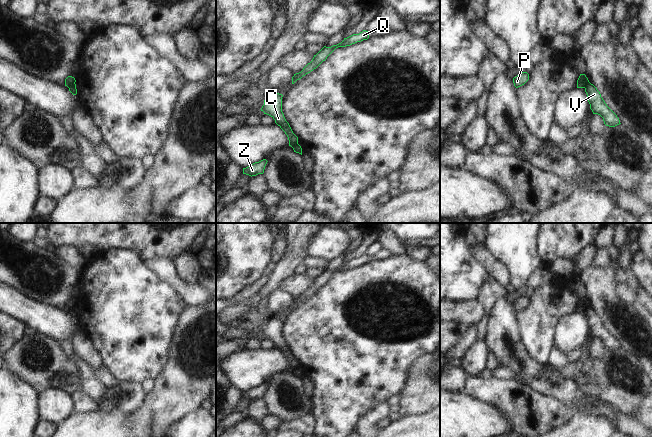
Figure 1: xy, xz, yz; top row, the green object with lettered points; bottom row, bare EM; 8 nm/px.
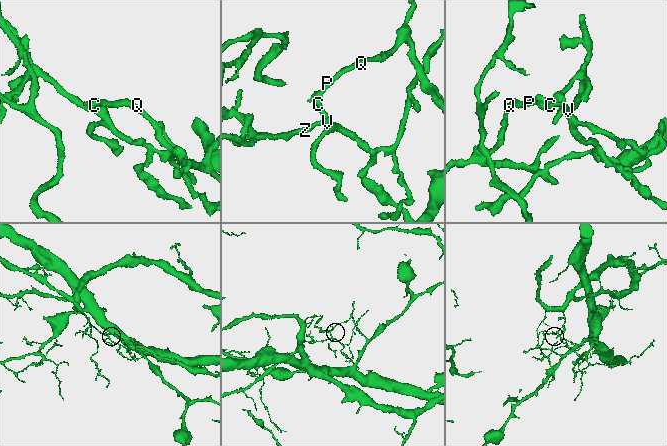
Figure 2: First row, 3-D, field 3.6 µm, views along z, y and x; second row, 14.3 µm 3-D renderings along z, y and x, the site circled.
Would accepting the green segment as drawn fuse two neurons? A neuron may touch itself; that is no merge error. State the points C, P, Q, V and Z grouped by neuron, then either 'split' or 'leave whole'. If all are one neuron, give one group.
groups C P Q / V Z; split

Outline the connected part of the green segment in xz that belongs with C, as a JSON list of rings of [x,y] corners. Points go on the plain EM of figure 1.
[[[271,317],[269,321],[264,324],[264,329],[262,330],[261,335],[263,335],[264,338],[271,340],[275,344],[275,347],[287,359],[289,370],[294,371],[298,368],[298,361],[293,357],[282,336],[282,321],[282,318]]]

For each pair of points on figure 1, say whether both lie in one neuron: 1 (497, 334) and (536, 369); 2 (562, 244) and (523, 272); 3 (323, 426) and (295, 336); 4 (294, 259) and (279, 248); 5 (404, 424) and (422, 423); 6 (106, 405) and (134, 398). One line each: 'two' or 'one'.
1: one
2: two
3: one
4: two
5: one
6: one

